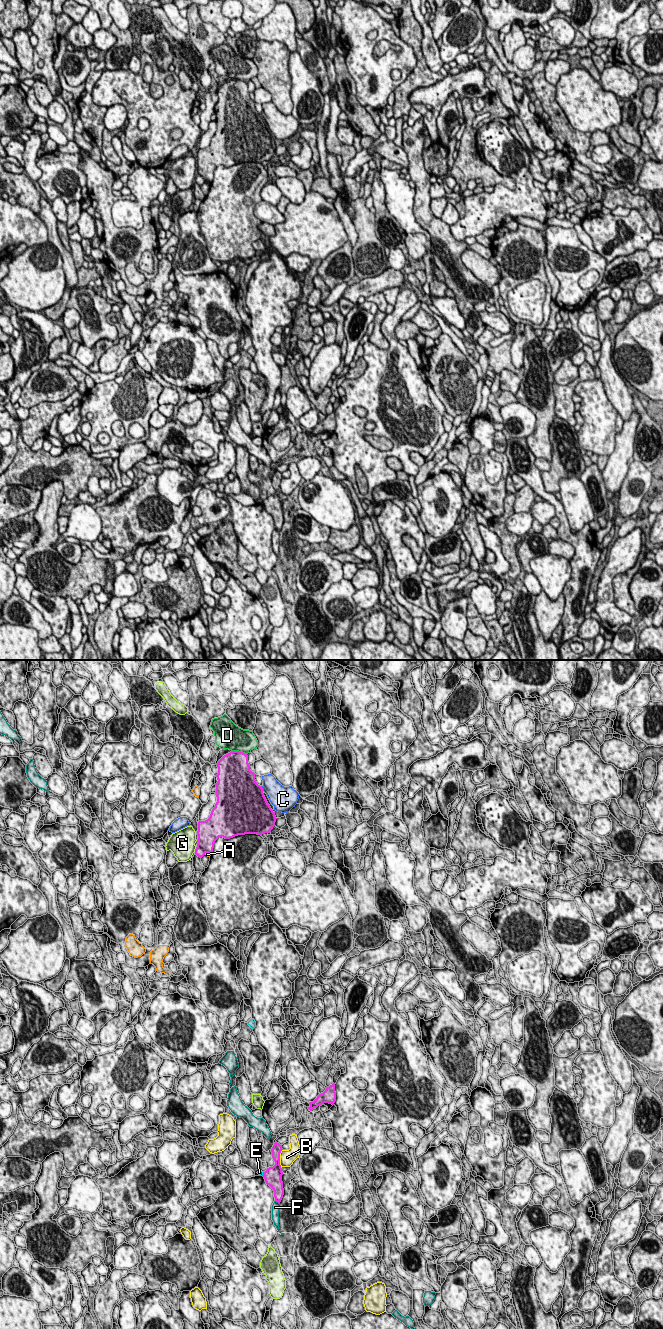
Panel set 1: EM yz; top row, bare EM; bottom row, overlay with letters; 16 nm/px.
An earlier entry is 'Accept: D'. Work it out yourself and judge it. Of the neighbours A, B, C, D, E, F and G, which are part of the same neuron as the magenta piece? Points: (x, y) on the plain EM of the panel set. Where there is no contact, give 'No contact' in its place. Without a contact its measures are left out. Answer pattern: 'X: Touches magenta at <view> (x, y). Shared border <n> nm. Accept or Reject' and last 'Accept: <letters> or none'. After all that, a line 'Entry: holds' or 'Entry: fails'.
A: Touches magenta at yz (207, 180). Shared border 120 nm. Reject
B: Touches magenta at yz (279, 486). Shared border 280 nm. Reject
C: Touches magenta at yz (262, 116). Shared border 90 nm. Reject
D: Touches magenta at yz (238, 79). Shared border 240 nm. Reject
E: Touches magenta at yz (263, 502). Shared border 70 nm. Reject
F: Touches magenta at yz (277, 529). Shared border 110 nm. Reject
G: Touches magenta at yz (195, 177). Shared border 90 nm. Reject
Accept: none
Entry: fails

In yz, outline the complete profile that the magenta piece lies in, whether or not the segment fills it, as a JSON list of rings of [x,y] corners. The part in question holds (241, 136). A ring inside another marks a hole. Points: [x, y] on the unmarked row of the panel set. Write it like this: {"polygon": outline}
{"polygon": [[[231,79],[217,95],[217,130],[210,145],[198,150],[195,182],[200,186],[206,181],[211,184],[219,165],[270,161],[277,147],[250,98],[247,82]]]}

